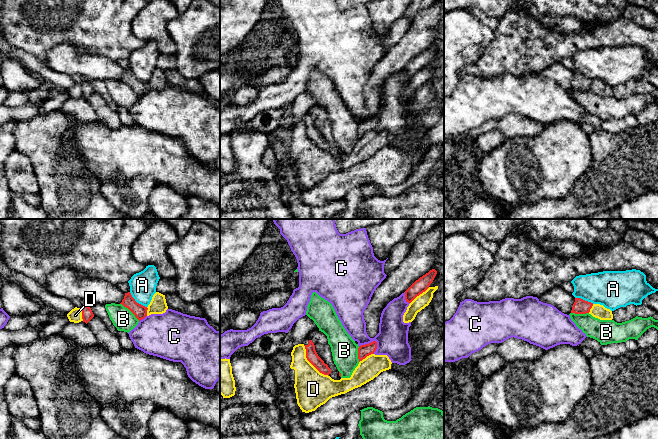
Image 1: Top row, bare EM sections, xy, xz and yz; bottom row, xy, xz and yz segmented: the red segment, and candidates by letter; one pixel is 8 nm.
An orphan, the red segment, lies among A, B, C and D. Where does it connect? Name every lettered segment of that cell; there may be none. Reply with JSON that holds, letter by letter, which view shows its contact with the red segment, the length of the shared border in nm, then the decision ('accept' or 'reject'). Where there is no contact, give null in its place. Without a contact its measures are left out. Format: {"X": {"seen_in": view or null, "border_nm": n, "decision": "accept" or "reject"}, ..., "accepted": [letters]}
{"A": {"seen_in": "xy", "border_nm": 190, "decision": "reject"}, "B": {"seen_in": "xy", "border_nm": 220, "decision": "reject"}, "C": {"seen_in": "xz", "border_nm": 160, "decision": "reject"}, "D": {"seen_in": "xz", "border_nm": 320, "decision": "reject"}, "accepted": []}

